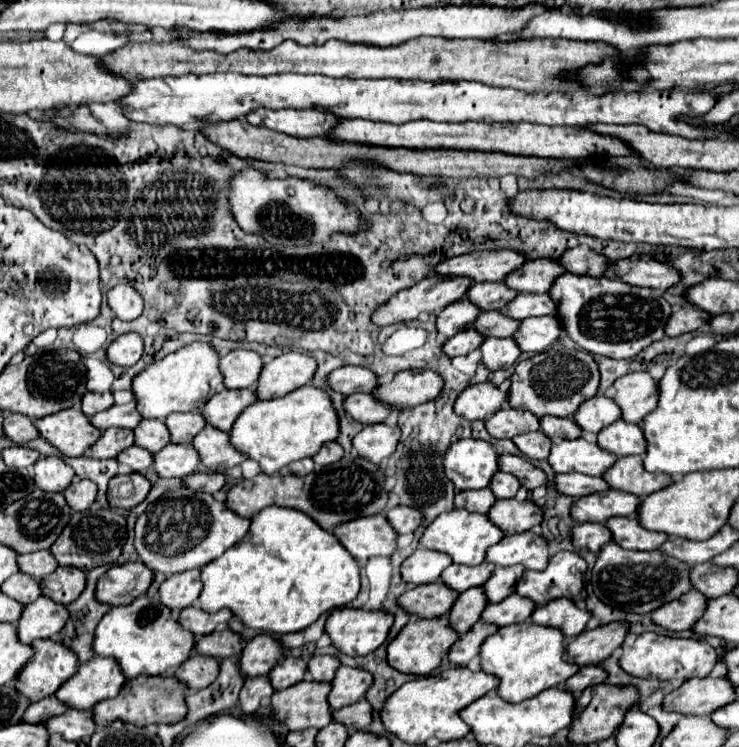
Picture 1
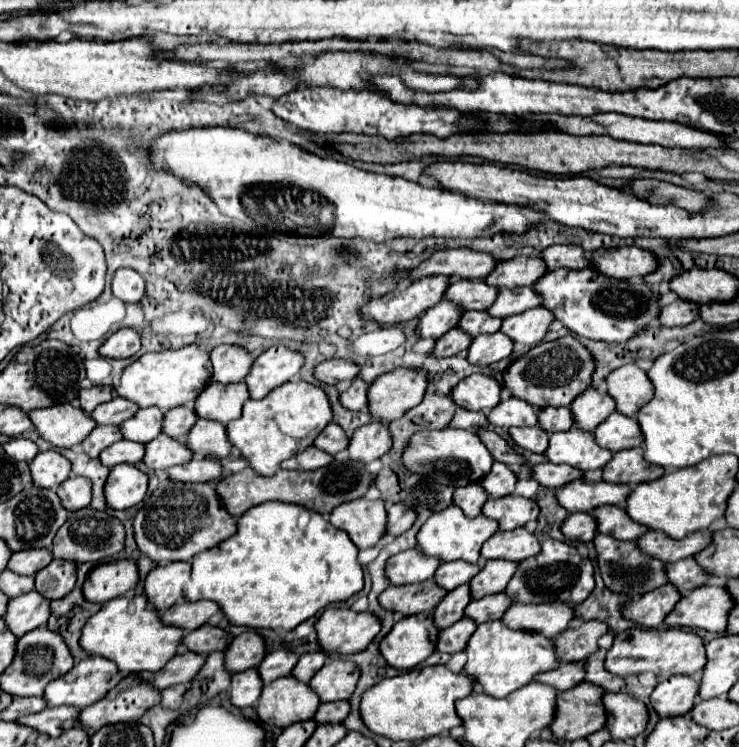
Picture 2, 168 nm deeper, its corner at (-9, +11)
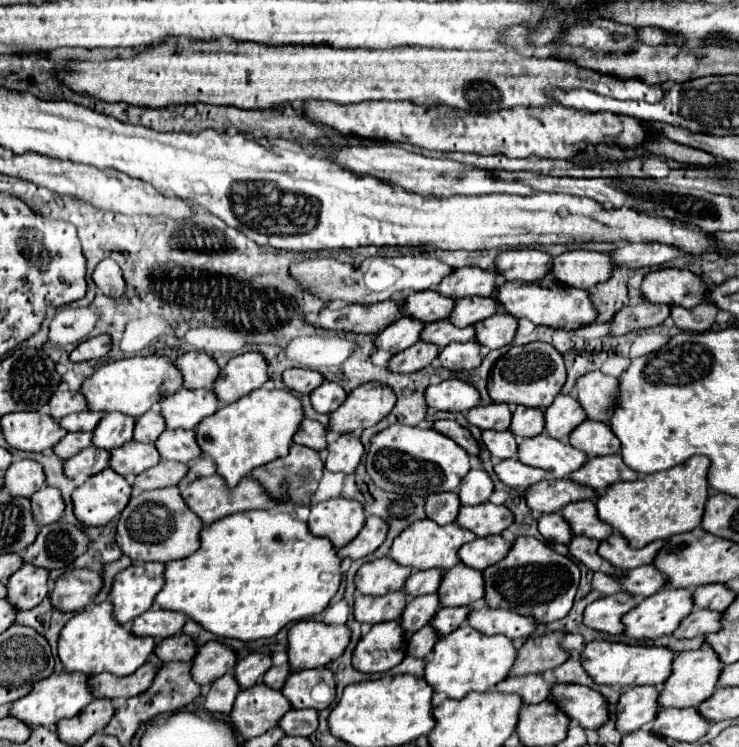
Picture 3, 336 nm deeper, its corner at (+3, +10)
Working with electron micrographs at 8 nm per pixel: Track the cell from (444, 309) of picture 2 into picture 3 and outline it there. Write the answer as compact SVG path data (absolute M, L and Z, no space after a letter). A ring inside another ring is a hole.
M400 318L396 322L392 322L390 326L386 326L376 338L374 338L374 346L378 350L386 350L386 352L402 352L408 346L416 344L420 340L420 332L422 332L424 324L420 324L414 318Z

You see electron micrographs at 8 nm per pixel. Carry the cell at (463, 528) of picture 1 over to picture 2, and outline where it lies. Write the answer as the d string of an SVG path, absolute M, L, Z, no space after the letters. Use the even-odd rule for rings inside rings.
M450 505L448 509L438 511L432 515L418 531L418 547L426 555L438 555L442 561L468 561L468 563L478 563L480 561L480 549L482 545L498 531L498 521L488 519L484 515L478 515L474 519L466 517L462 509L456 509L456 505Z

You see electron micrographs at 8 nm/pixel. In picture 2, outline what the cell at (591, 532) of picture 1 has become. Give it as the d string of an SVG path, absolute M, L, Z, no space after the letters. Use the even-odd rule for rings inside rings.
M572 513L562 523L562 533L570 541L588 543L588 541L592 541L596 537L598 525L596 525L596 519L590 513Z

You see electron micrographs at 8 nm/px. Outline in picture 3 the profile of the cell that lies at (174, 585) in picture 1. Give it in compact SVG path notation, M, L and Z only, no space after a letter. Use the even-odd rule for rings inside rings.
M144 562L132 564L114 576L110 588L110 604L114 610L114 620L126 624L146 610L150 610L156 594L164 586L164 564Z

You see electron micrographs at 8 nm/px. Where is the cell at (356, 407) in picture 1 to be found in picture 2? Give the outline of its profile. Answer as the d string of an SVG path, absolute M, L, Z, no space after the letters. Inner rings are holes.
M354 379L352 385L340 393L340 403L350 411L366 411L368 409L368 383L362 379Z

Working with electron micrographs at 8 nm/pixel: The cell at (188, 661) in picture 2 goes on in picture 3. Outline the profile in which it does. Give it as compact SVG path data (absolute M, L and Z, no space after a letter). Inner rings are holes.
M152 664L140 666L134 674L130 676L114 676L114 674L98 674L88 678L88 686L92 690L94 698L108 698L108 700L122 700L122 698L132 698L136 694L142 694L148 690L152 684L156 670Z

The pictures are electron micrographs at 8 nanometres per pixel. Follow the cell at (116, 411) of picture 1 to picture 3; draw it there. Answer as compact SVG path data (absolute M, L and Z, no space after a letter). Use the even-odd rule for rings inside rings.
M76 412L70 416L64 416L58 424L66 430L66 432L90 432L96 428L96 424L100 422L102 414L94 414L94 412Z

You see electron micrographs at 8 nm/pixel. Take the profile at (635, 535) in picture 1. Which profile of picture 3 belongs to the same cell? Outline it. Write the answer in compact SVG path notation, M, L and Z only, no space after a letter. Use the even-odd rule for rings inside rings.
M580 500L564 506L562 516L570 524L574 536L588 536L594 540L602 540L612 534L612 528L608 528L608 524L596 518L596 506L590 500Z

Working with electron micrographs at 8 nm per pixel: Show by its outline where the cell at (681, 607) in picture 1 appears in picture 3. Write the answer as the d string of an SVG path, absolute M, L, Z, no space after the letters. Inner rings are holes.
M616 592L612 596L604 596L596 602L592 602L590 606L586 606L584 610L584 626L616 636L624 632L624 624L622 624L622 616L632 610L636 606L634 598L630 594L624 592Z

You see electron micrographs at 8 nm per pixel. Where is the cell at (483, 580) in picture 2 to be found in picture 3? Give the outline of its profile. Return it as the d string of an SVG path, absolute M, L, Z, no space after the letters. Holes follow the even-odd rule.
M456 564L452 570L444 570L438 586L440 606L470 606L484 598L482 572L472 570L464 564Z

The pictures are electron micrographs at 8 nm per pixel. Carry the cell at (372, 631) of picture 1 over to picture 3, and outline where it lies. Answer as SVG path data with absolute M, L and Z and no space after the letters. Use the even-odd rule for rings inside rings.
M316 620L296 622L288 630L288 664L292 672L320 668L342 656L350 642L350 630Z

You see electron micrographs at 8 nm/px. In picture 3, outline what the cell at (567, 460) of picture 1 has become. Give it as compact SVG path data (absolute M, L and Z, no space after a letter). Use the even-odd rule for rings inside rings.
M546 434L534 438L524 438L518 444L518 460L532 468L542 468L552 472L554 478L568 478L570 472L578 470L588 456L568 442L554 440Z

